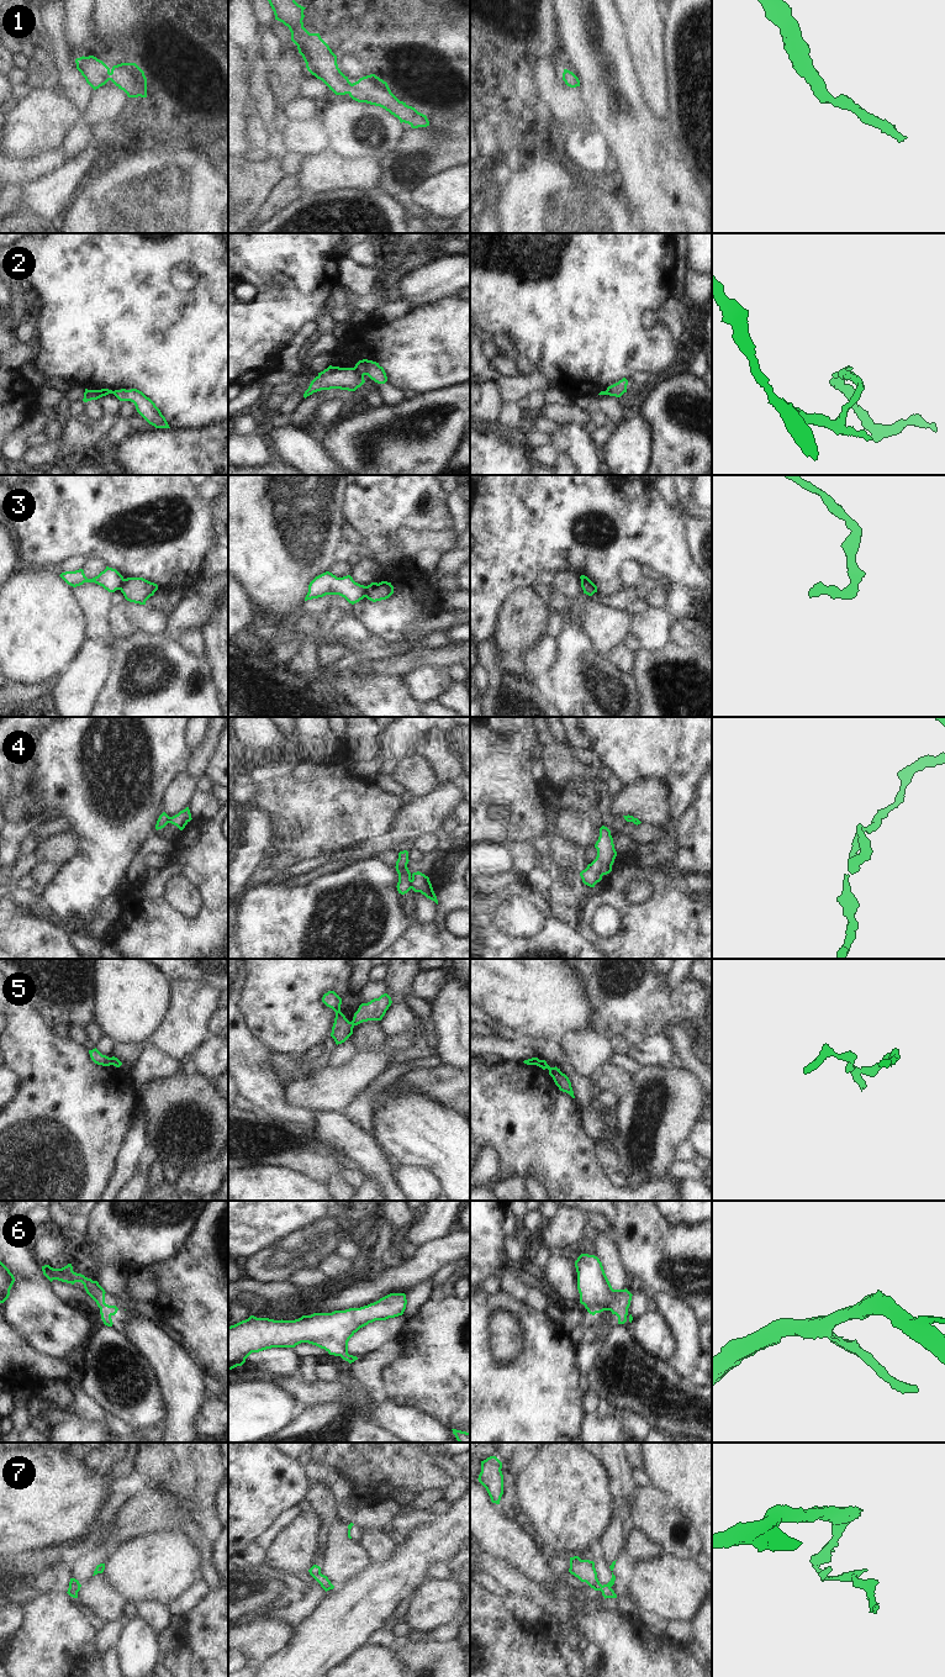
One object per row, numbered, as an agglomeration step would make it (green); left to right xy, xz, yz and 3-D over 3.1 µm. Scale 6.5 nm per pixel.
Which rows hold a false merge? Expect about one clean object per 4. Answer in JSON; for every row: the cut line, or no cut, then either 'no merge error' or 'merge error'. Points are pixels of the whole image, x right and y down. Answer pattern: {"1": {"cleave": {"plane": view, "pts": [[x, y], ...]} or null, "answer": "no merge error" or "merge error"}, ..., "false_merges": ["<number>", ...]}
{"1": {"cleave": null, "answer": "no merge error"}, "2": {"cleave": {"plane": "xz", "pts": [[354, 367], [363, 375]]}, "answer": "merge error"}, "3": {"cleave": {"plane": "xy", "pts": [[123, 579], [119, 589]]}, "answer": "merge error"}, "4": {"cleave": {"plane": "xz", "pts": [[410, 880], [412, 887]]}, "answer": "merge error"}, "5": {"cleave": {"plane": "xz", "pts": [[350, 1022], [354, 1024]]}, "answer": "merge error"}, "6": {"cleave": null, "answer": "no merge error"}, "7": {"cleave": {"plane": "xz", "pts": [[320, 1572], [313, 1577]]}, "answer": "merge error"}, "false_merges": ["2", "3", "4", "5", "7"]}

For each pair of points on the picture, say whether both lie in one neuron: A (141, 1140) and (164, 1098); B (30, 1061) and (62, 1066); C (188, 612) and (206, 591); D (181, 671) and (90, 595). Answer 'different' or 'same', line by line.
A: different
B: same
C: same
D: same

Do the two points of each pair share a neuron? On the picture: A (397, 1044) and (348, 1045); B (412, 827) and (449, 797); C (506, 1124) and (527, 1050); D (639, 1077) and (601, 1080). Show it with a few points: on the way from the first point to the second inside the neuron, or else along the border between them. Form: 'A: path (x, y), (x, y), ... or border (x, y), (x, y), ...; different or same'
A: border (360, 1050), (348, 1063), (336, 1066); different
B: path (421, 818), (441, 803); same
C: border (502, 1059), (522, 1063); different
D: border (632, 1075), (632, 1087), (618, 1097); different

